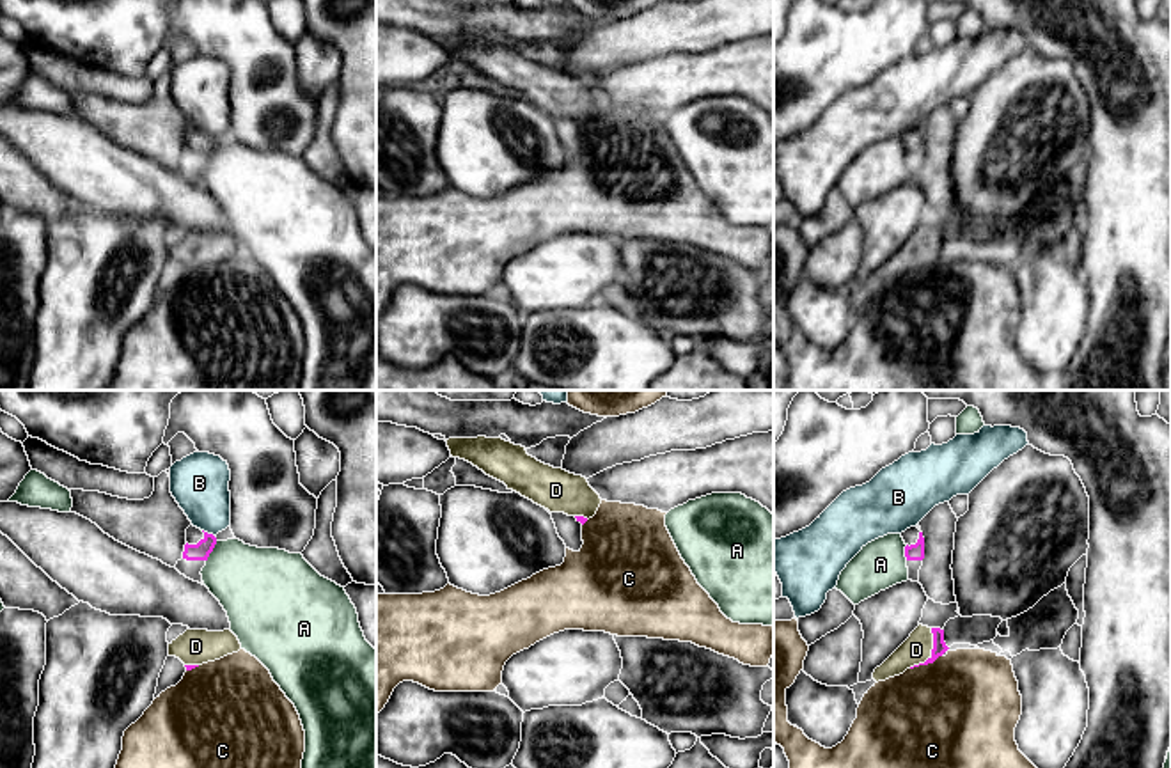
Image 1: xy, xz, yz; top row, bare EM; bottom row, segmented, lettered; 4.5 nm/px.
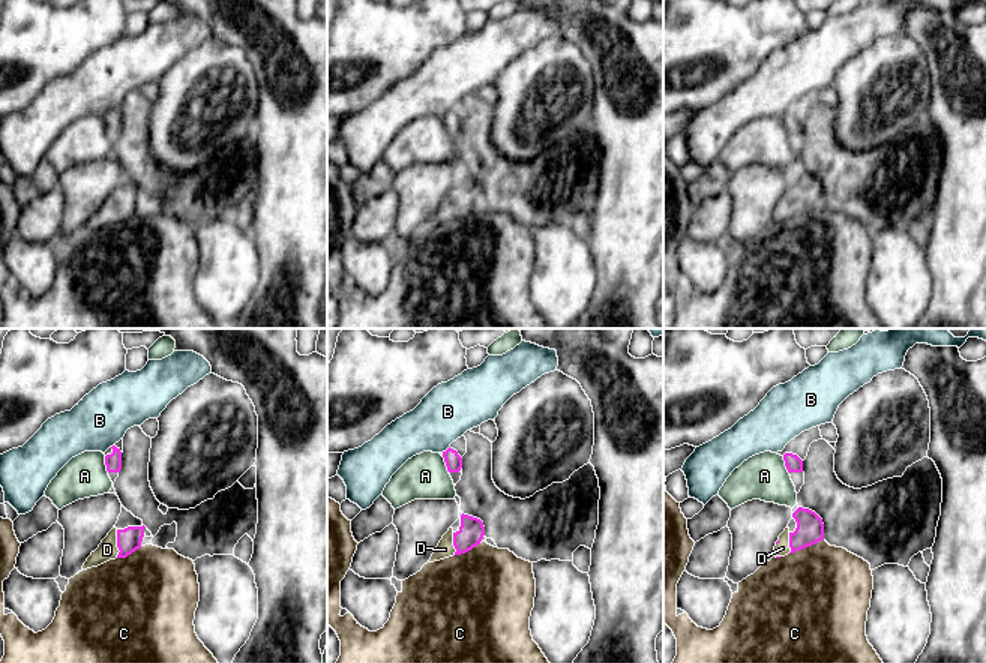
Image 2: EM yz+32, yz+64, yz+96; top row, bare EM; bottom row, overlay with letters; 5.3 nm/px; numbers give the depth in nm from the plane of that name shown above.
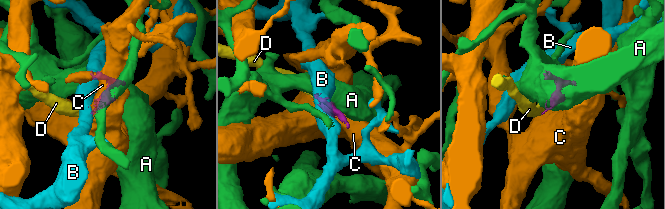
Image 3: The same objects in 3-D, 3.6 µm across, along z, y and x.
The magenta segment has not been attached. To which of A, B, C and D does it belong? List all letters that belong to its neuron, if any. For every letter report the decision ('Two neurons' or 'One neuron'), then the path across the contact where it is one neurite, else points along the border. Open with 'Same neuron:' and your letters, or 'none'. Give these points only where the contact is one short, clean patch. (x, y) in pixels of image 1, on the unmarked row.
Same neuron: D
A: Two neurons
B: Two neurons. Boundary: xy (203, 132), (213, 139)
C: Two neurons
D: One neuron. Path across: yz (939, 249), (932, 256), (916, 252)

